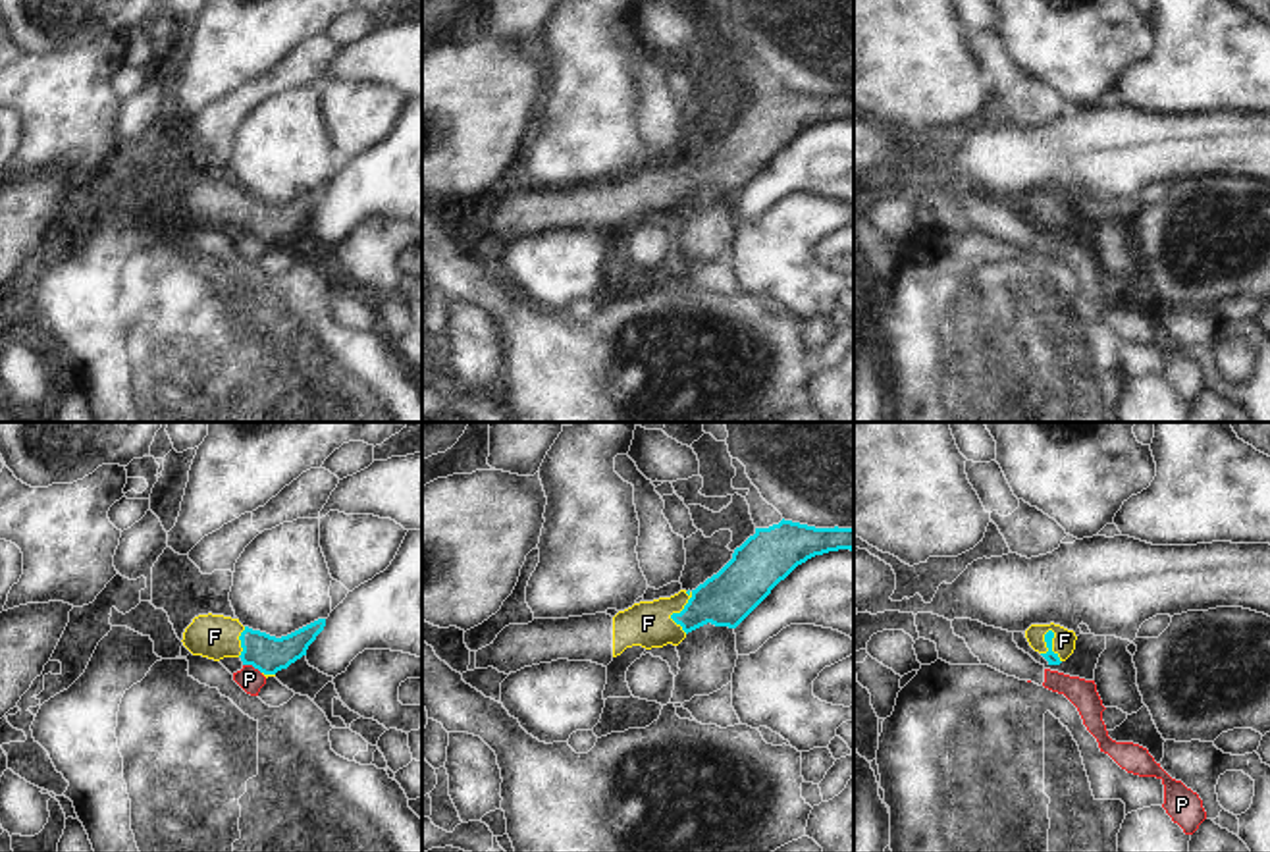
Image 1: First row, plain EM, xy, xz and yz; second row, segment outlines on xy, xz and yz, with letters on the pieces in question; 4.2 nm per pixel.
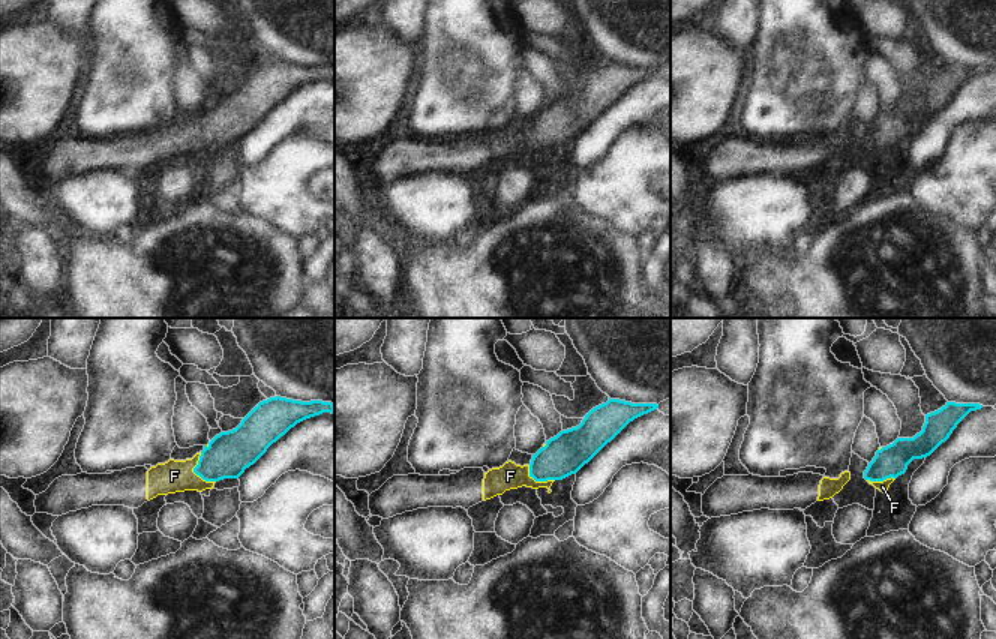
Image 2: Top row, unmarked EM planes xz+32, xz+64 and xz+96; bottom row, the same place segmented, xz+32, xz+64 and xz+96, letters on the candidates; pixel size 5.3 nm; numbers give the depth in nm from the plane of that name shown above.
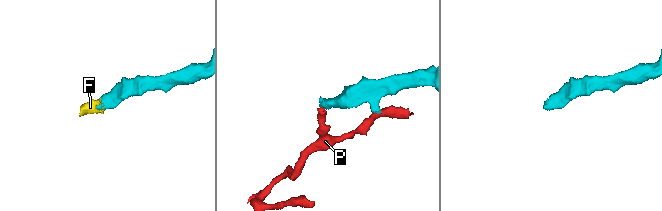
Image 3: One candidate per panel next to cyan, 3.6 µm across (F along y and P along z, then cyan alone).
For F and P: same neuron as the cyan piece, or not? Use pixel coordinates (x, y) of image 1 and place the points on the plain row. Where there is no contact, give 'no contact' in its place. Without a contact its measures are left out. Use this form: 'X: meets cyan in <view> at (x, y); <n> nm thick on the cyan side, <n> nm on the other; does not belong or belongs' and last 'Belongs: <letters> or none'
F: meets cyan in yz at (1051, 214); 50 nm thick on the cyan side, 100 nm on the other; belongs
P: meets cyan in xy at (253, 234); 160 nm thick on the cyan side, 100 nm on the other; does not belong
Belongs: F

